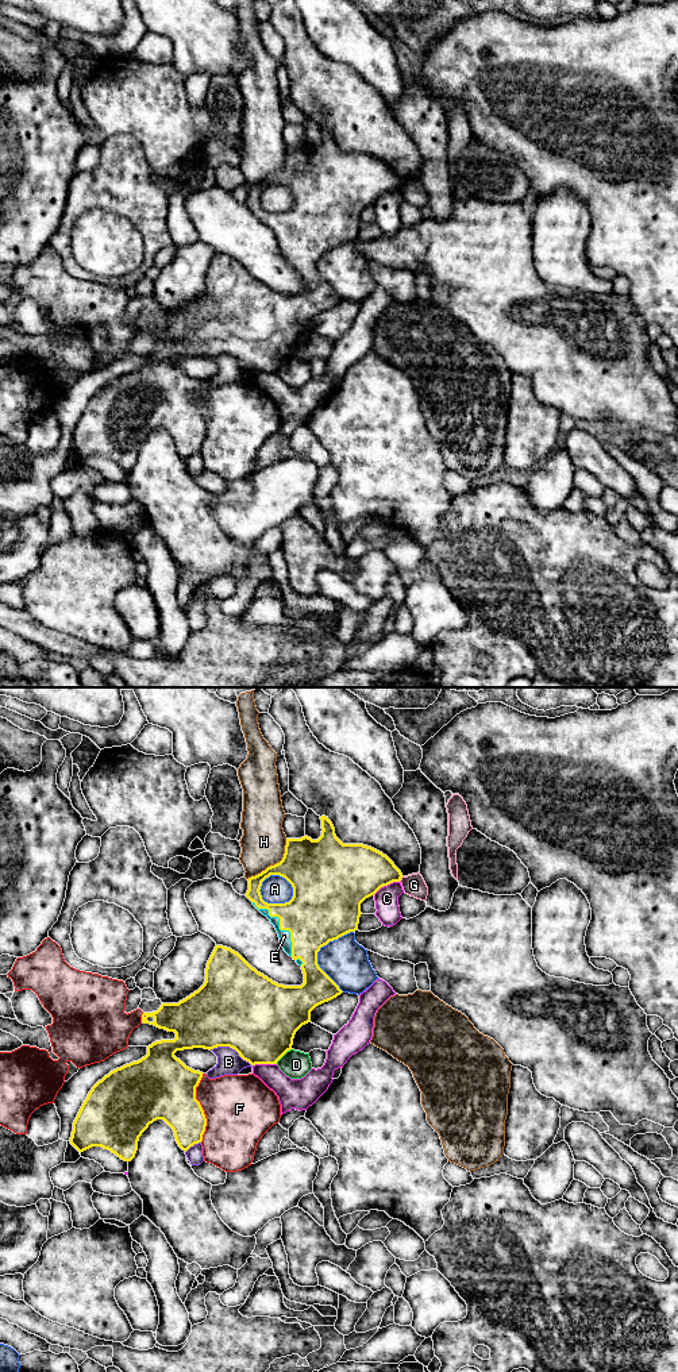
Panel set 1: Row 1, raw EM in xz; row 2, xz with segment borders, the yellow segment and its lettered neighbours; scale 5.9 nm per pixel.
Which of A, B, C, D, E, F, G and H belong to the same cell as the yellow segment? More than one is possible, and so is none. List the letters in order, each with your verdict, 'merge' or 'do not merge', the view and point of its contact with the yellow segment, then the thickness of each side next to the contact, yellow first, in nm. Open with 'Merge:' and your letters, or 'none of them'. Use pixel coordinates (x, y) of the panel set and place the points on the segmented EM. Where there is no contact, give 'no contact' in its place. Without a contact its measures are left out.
Merge: E
A: do not merge; contact xz (274, 904); calibres 340 and 160 nm
B: do not merge; contact xz (231, 1047); calibres 480 and 140 nm
C: do not merge; contact xz (385, 885); calibres 380 and 140 nm
D: do not merge; contact xz (282, 1055); calibres 460 and 170 nm
E: merge; contact xz (280, 925); calibres 380 and 70 nm
F: do not merge; contact xz (201, 1107); calibres 360 and 420 nm
G: do not merge; contact xz (400, 879); calibres 320 and 130 nm
H: do not merge; contact xz (274, 864); calibres 360 and 260 nm

